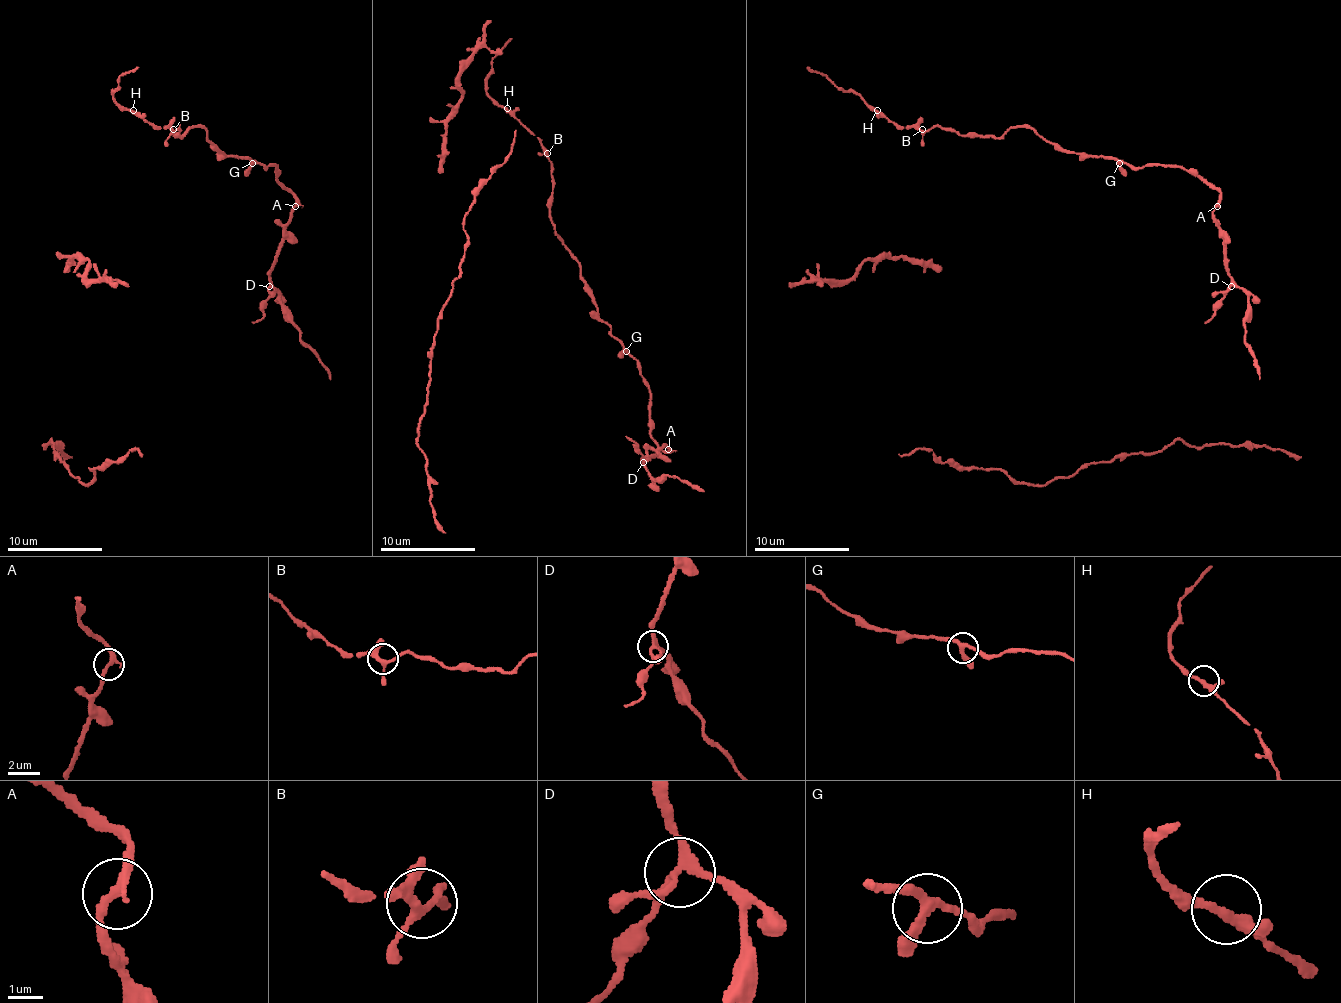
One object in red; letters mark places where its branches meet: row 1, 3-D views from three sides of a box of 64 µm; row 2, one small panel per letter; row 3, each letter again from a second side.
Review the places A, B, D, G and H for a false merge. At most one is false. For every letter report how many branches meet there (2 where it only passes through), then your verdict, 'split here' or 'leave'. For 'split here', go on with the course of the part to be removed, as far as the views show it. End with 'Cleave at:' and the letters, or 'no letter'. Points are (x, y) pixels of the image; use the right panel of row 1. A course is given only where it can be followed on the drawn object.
A: 2 branches meet; leave
B: 4 branches meet; leave
D: 4 branches meet; split here; foreign part runs (1231, 287), (1215, 315), (1205, 322)
G: 3 branches meet; leave
H: 3 branches meet; leave
Cleave at: D

